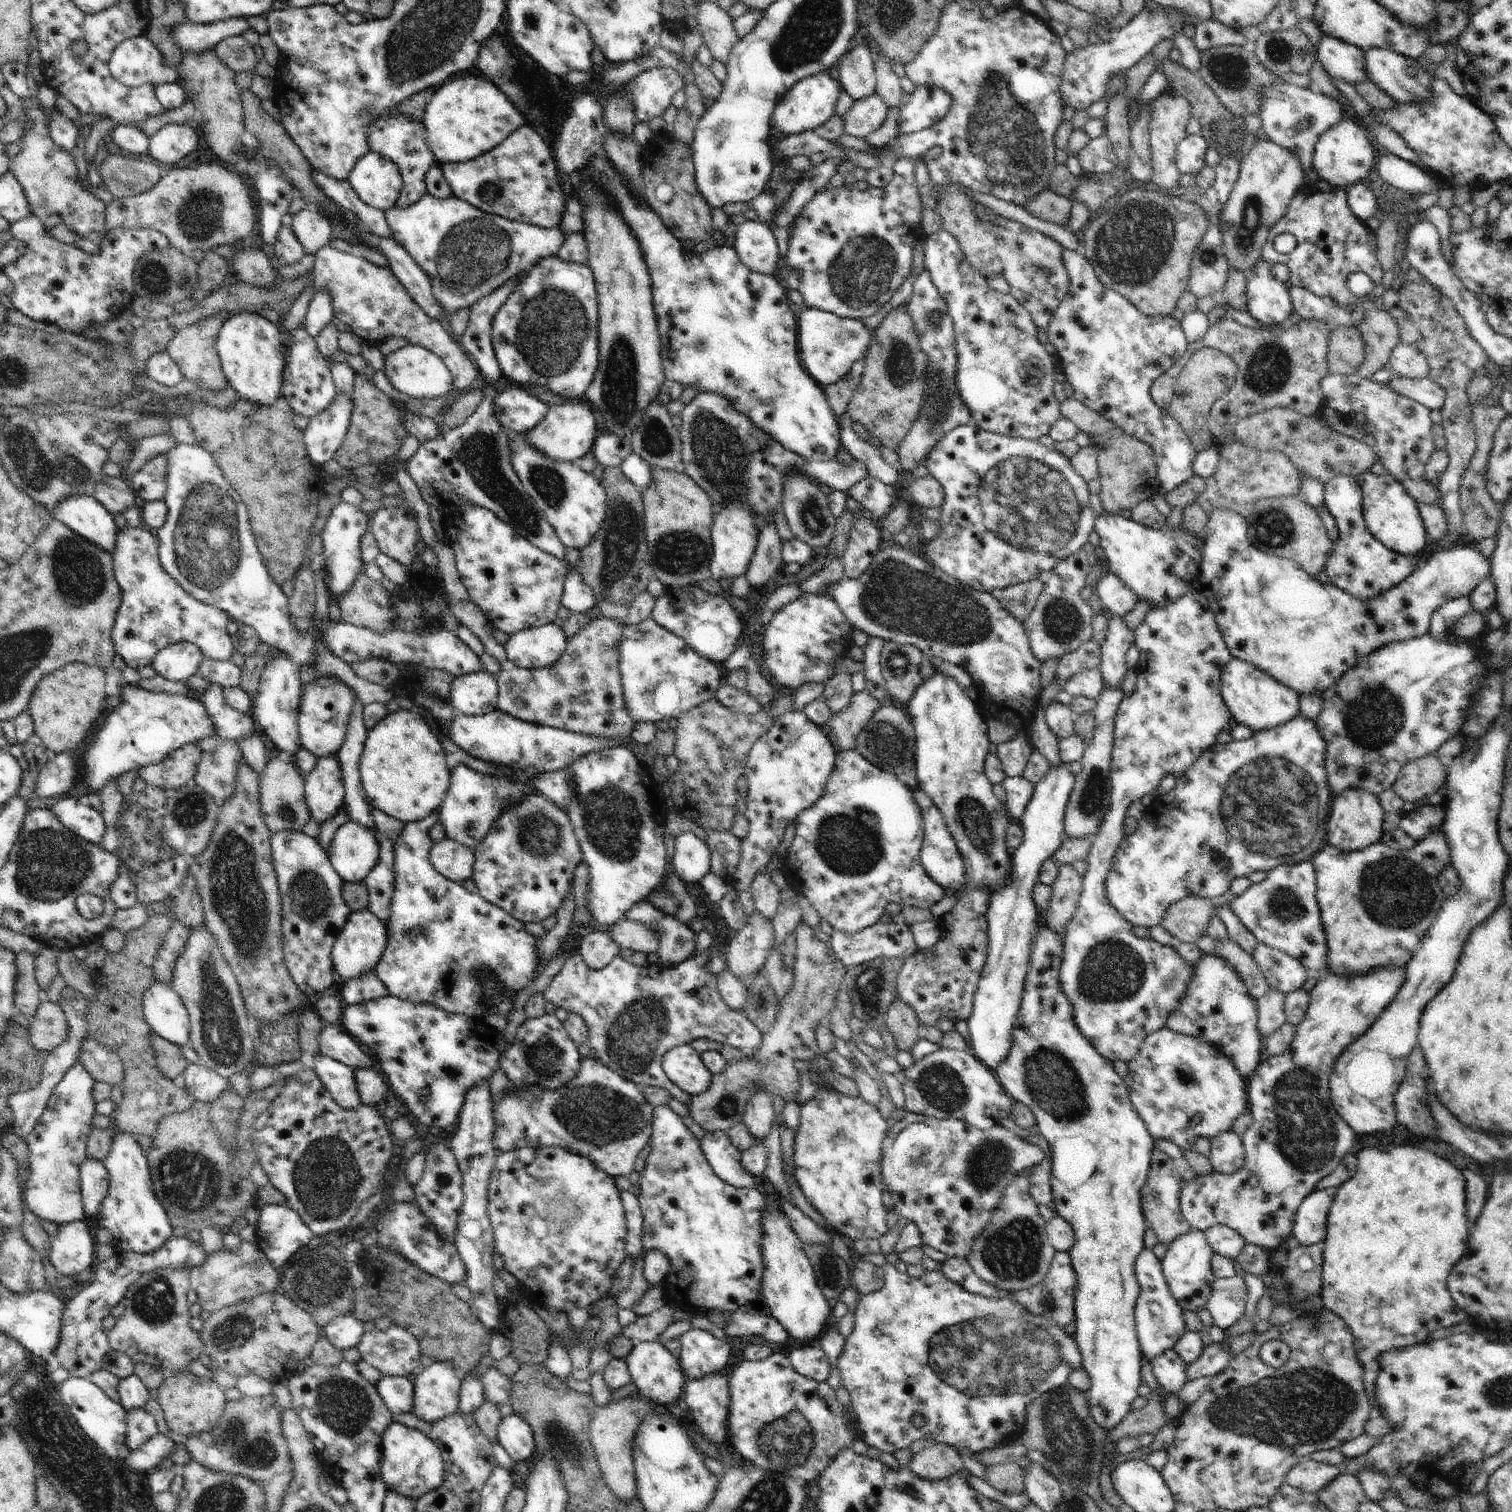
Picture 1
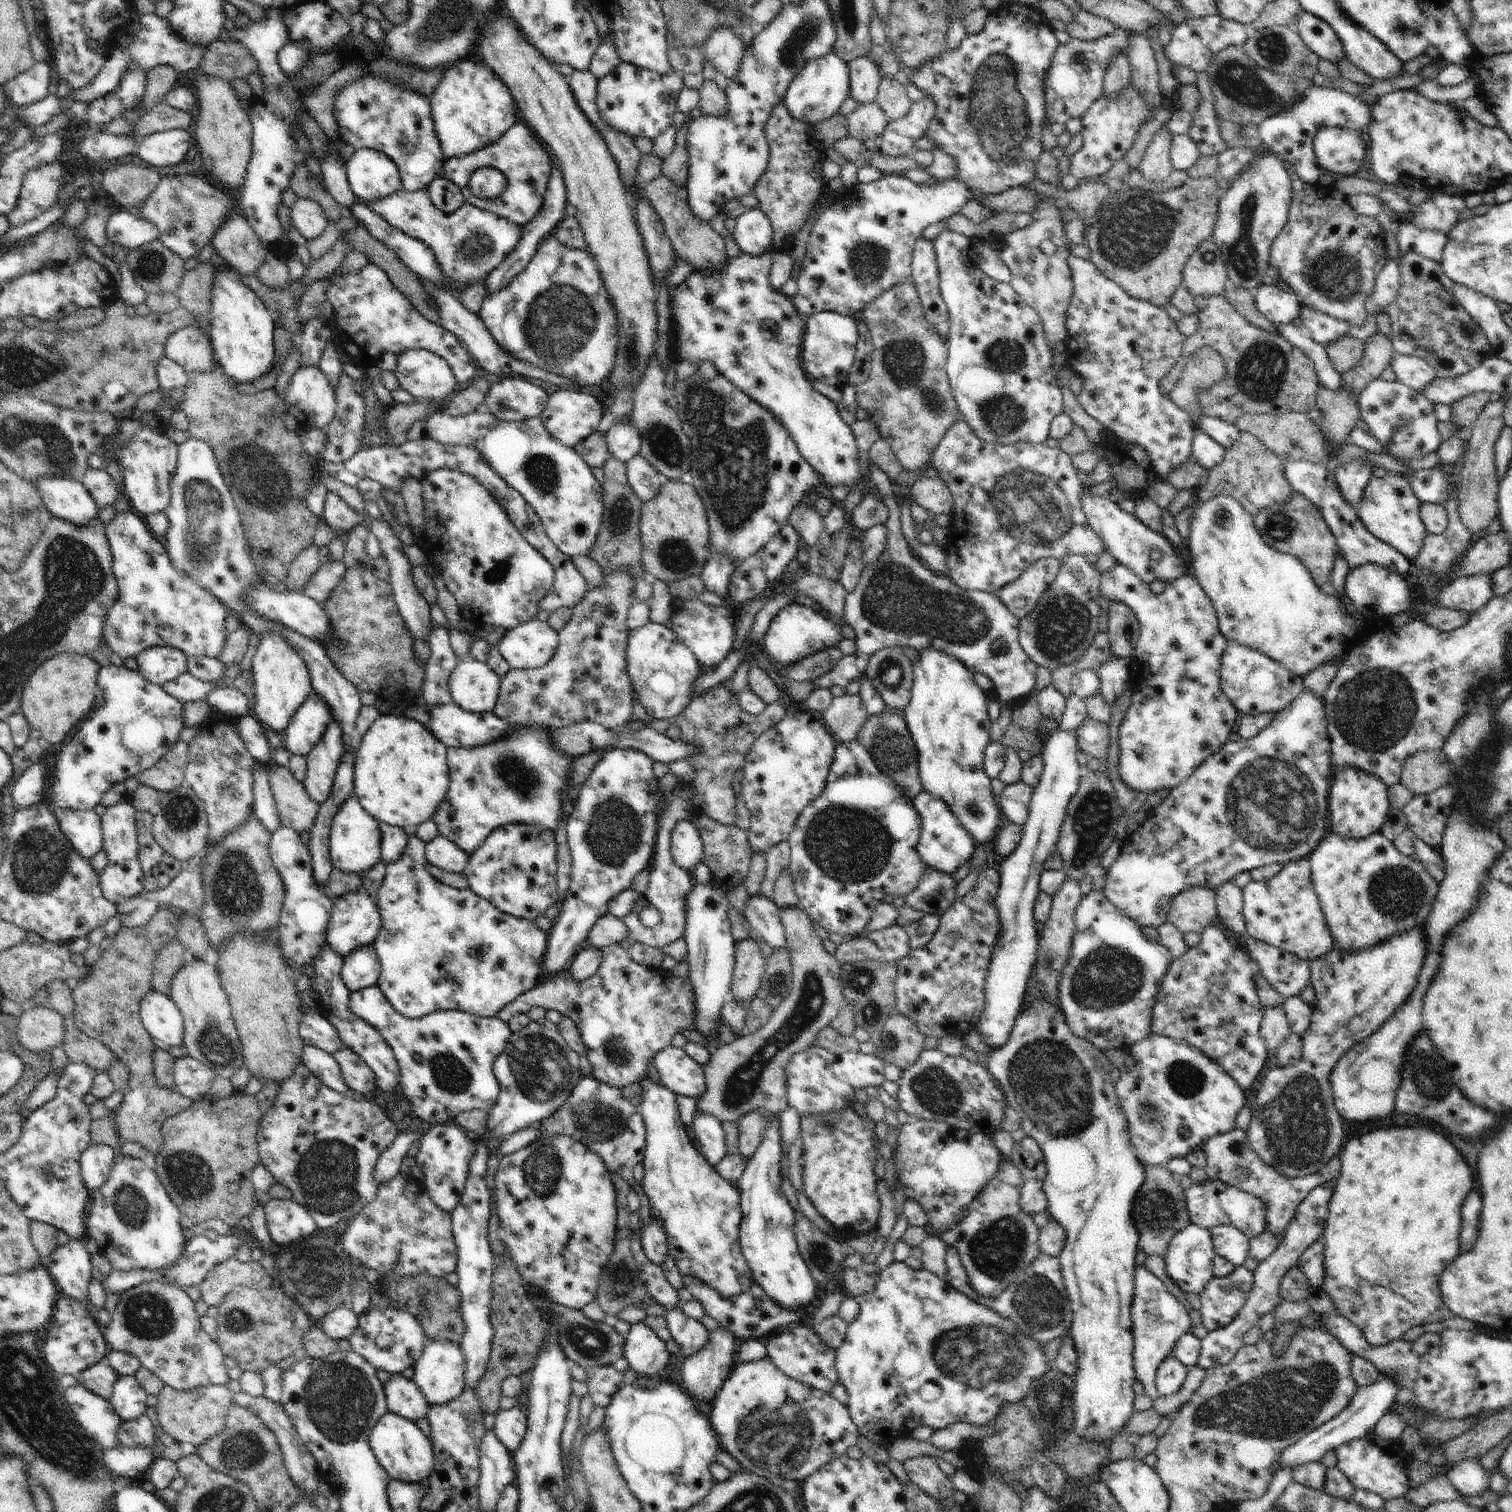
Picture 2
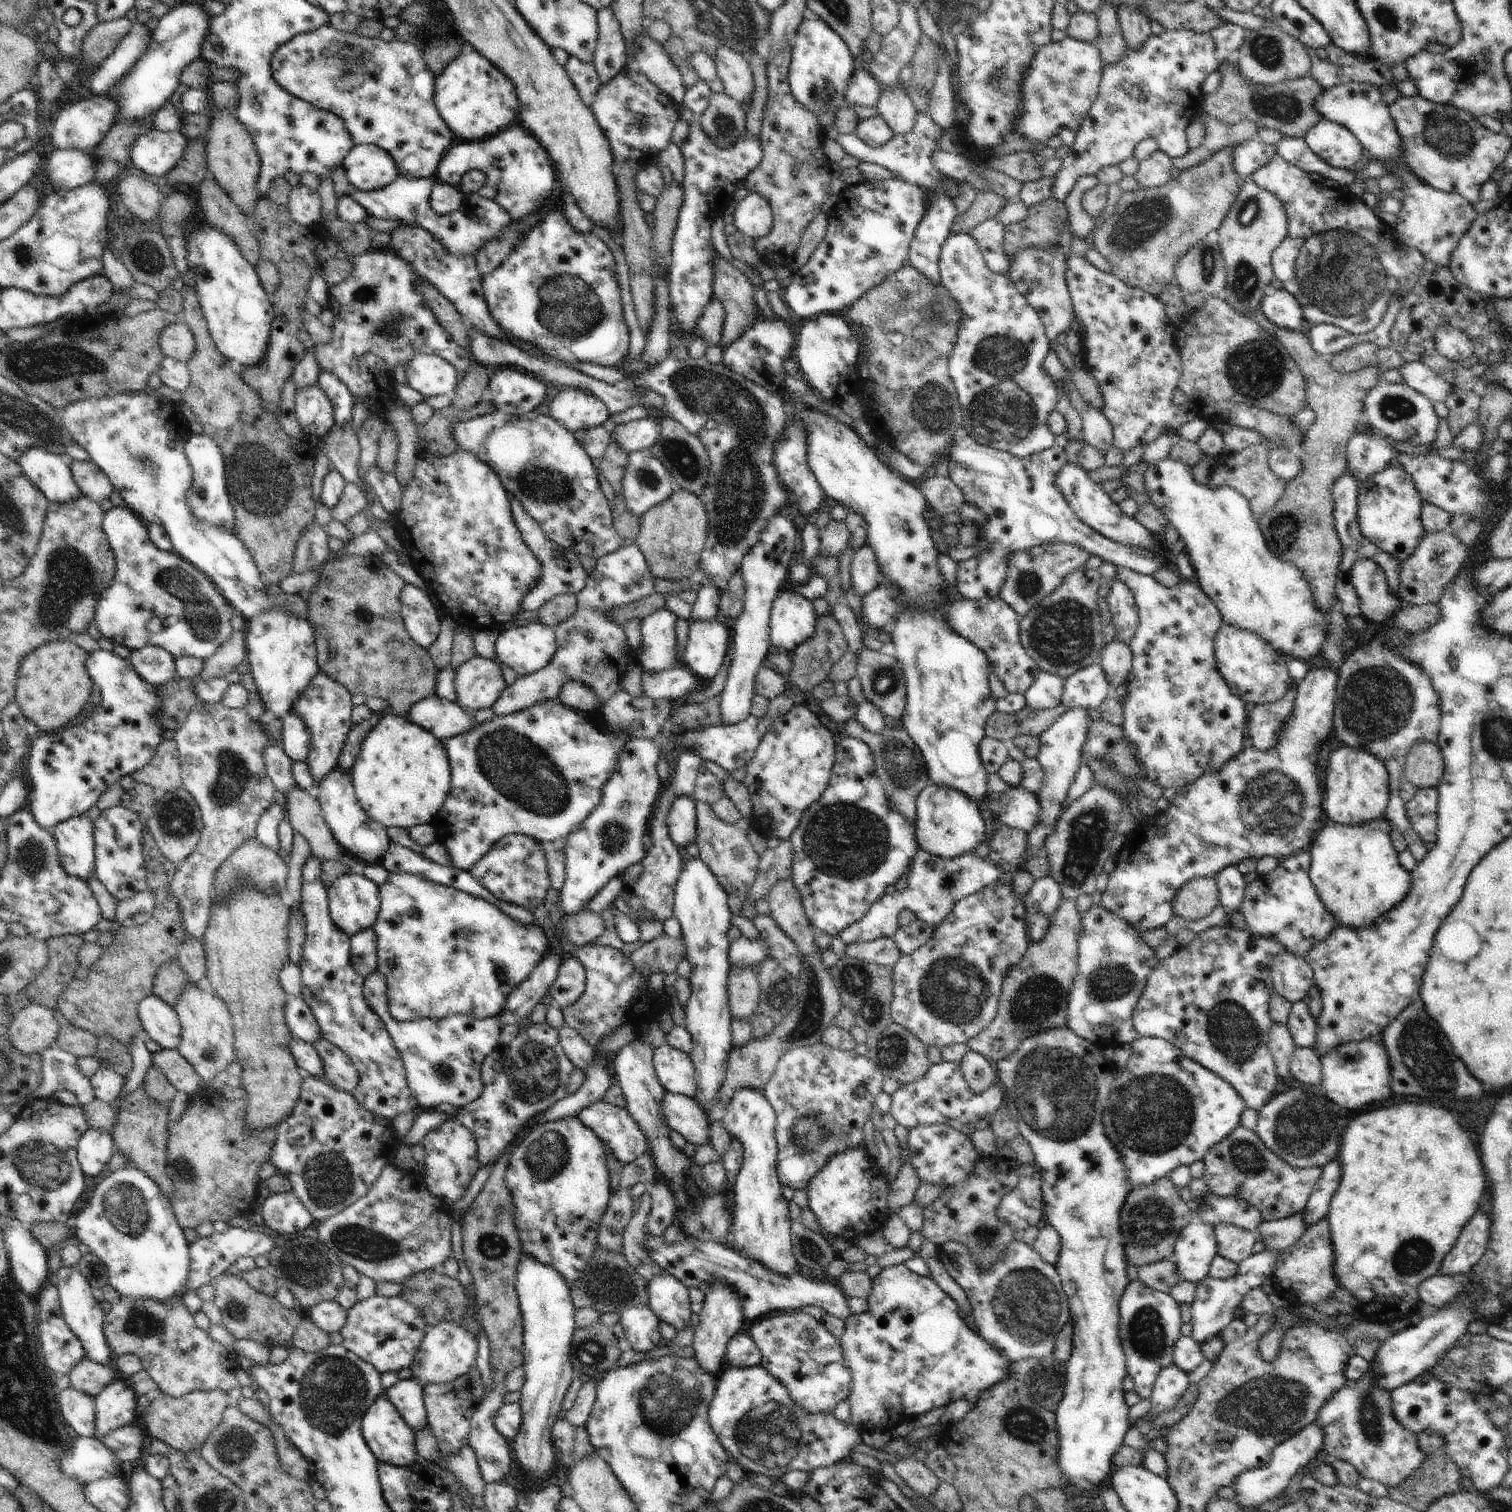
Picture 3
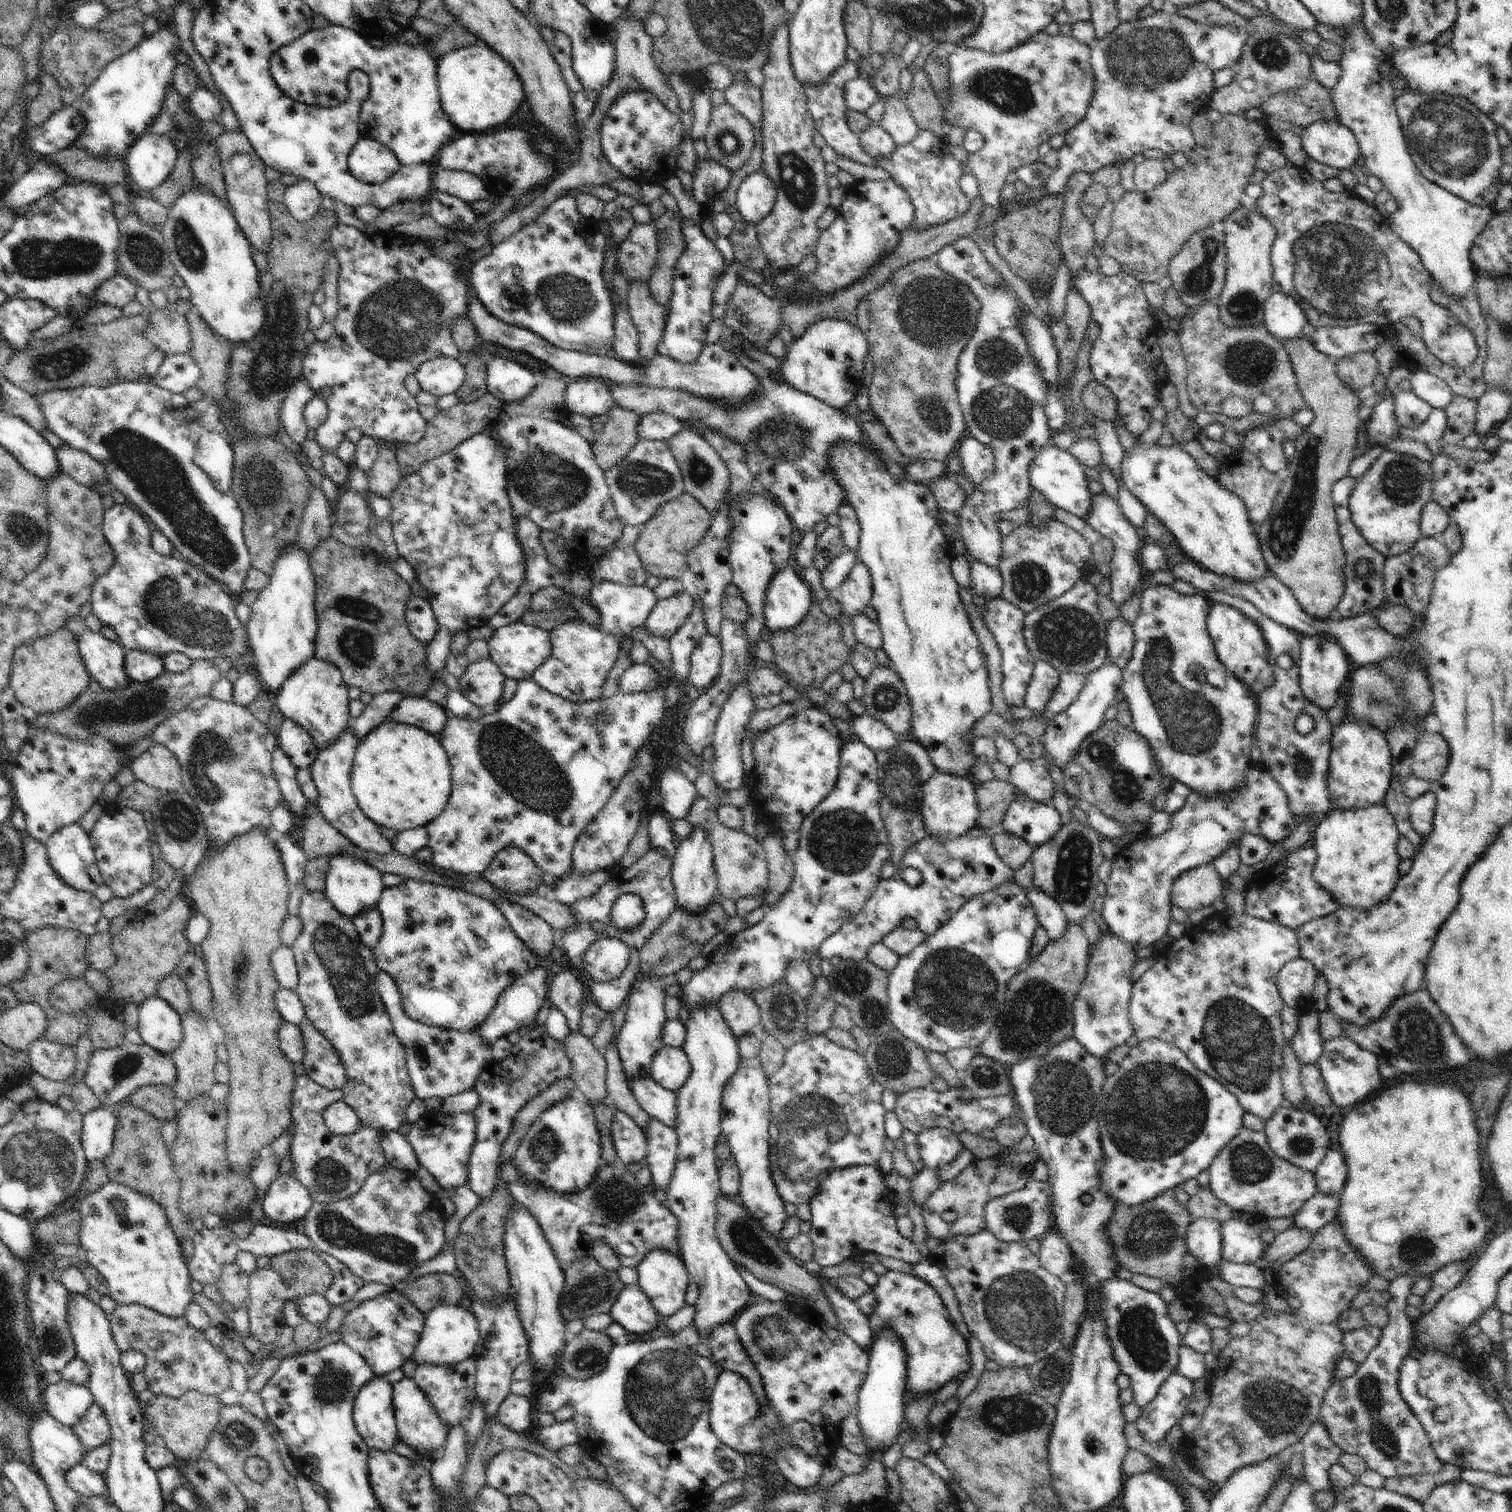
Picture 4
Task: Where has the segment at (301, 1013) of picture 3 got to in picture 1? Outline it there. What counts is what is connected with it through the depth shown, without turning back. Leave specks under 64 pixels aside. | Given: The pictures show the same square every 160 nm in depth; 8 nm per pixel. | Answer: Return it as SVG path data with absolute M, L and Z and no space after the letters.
M327 1025L318 1038L320 1053L342 1062L349 1068L373 1068L376 1061L352 1036L340 1026Z

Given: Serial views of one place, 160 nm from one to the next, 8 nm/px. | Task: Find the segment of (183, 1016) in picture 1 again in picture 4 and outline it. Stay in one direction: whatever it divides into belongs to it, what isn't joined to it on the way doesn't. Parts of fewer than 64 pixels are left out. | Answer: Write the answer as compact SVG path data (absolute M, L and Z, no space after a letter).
M158 995L139 1004L139 1035L147 1045L165 1055L171 1055L182 1042L181 1016Z

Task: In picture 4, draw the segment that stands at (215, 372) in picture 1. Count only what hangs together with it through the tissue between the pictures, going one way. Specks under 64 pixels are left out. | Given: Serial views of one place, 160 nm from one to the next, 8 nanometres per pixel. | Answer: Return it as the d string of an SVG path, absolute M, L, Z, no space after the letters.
M170 306L150 312L145 335L164 355L181 355L191 349L191 332L187 318Z

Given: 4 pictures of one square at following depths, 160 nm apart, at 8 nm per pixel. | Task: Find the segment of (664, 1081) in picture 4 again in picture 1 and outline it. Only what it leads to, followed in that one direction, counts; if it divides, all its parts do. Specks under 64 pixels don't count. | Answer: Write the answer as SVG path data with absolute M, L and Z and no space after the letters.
M688 1044L668 1050L662 1068L666 1078L690 1096L704 1093L711 1085L713 1075L704 1066L700 1054Z

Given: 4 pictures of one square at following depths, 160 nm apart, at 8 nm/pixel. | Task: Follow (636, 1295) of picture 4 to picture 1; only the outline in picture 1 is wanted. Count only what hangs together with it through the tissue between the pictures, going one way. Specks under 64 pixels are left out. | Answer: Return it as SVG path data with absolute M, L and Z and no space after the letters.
M636 1342L624 1360L628 1366L632 1382L638 1387L642 1399L652 1400L652 1402L665 1407L676 1404L681 1398L687 1378L683 1374L679 1360L674 1358L660 1342Z

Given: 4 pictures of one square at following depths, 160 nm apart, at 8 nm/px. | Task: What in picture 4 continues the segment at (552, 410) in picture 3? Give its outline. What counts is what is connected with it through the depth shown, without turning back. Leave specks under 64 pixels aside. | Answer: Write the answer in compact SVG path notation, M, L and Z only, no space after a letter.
M576 379L575 382L570 383L565 390L563 396L565 402L565 408L567 413L578 413L583 417L602 416L607 414L609 410L614 406L614 399L611 395L611 389L608 384L610 382L603 381L602 379Z

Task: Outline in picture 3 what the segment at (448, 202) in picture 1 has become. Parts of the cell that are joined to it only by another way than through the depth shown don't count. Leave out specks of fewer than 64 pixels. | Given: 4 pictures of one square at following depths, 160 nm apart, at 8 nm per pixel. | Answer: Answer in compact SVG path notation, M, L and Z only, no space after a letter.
M398 175L392 184L383 189L361 191L353 188L350 196L366 210L368 216L422 227L440 241L445 251L459 257L476 257L489 240L498 239L511 225L509 214L496 201L482 198L478 193L466 195L458 213L439 215L430 204L434 181L435 179L415 179Z

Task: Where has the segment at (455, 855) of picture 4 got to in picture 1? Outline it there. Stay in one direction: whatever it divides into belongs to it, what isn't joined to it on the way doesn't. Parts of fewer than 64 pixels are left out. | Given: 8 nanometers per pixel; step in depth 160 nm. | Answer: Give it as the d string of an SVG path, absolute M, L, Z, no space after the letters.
M459 764L452 769L450 788L438 809L438 822L444 826L447 838L473 850L484 841L494 820L501 816L502 812L516 806L524 796L536 794L536 788L532 786L532 780L538 776L536 770L524 770L520 766L497 767L502 771L506 768L508 771L502 775L482 774L465 764Z

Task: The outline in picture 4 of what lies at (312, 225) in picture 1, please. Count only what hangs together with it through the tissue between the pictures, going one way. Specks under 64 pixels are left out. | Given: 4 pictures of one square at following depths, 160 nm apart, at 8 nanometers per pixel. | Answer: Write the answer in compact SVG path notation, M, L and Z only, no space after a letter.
M301 179L298 184L285 188L283 203L296 220L304 222L318 212L322 197L323 194L314 184L309 180Z

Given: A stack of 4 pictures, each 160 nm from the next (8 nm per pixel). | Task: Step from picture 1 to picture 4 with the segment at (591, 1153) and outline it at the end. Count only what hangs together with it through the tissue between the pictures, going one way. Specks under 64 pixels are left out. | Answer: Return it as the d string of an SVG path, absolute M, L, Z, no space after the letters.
M618 1109L610 1126L613 1145L625 1165L644 1161L647 1155L647 1136L628 1114Z

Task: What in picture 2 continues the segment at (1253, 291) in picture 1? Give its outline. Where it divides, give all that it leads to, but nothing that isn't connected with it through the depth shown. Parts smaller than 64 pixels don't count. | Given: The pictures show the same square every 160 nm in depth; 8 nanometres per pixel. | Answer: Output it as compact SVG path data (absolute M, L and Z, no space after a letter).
M1267 280L1254 292L1258 311L1276 326L1286 326L1299 319L1301 302L1293 292L1286 292Z

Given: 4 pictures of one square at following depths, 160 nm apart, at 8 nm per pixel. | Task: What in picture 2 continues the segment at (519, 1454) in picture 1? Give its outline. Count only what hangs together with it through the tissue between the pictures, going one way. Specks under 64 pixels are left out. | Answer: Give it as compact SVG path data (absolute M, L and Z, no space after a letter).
M518 1406L511 1410L498 1410L493 1432L496 1438L508 1448L510 1453L516 1452L524 1440L526 1433L527 1414Z

